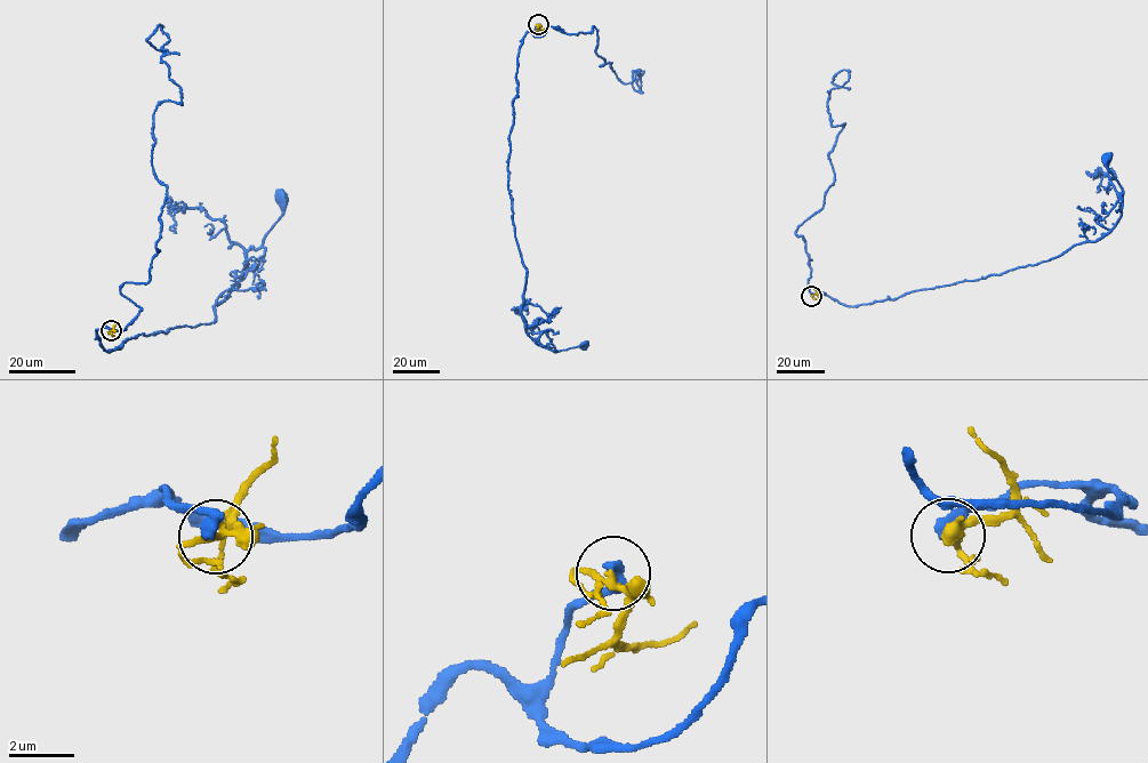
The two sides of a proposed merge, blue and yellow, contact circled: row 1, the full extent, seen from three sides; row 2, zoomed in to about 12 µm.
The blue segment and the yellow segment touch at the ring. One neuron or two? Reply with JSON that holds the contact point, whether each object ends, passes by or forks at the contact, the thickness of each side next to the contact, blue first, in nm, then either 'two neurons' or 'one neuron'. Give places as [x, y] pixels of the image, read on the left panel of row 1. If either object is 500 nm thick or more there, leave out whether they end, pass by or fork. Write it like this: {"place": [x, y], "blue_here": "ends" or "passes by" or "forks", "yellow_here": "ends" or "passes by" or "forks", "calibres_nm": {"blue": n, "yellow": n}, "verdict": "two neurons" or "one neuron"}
{"place": [111, 330], "blue_here": "ends", "yellow_here": "forks", "calibres_nm": {"blue": 360, "yellow": 160}, "verdict": "two neurons"}

